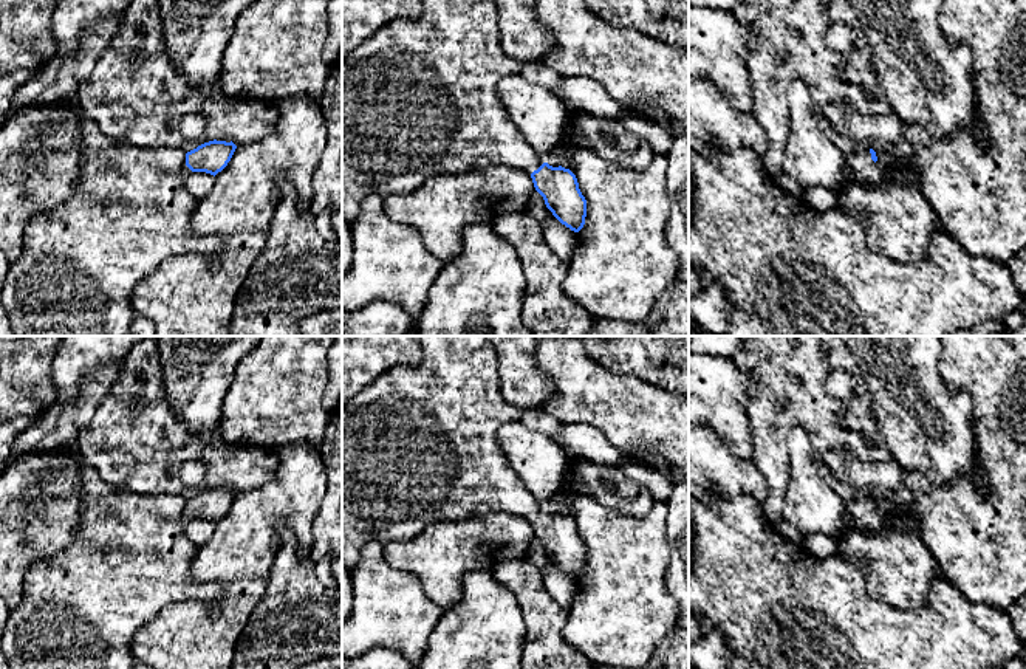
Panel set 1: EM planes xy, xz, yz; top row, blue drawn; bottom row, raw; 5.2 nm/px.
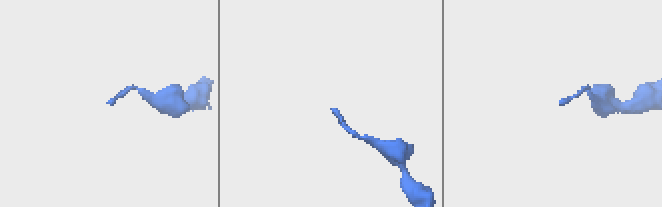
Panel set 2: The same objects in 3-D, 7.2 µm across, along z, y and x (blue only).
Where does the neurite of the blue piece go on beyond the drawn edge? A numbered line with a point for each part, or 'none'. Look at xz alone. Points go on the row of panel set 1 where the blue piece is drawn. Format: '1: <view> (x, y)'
1: xz (420, 96)

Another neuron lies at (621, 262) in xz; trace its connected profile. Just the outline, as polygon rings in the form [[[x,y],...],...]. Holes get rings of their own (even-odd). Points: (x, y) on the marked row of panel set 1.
[[[566,124],[560,141],[565,147],[560,166],[576,175],[587,200],[587,217],[583,228],[576,232],[576,246],[562,283],[563,293],[596,319],[642,321],[658,296],[678,280],[678,256],[665,240],[670,214],[665,156],[653,155],[645,169],[628,170],[579,146],[574,133]]]

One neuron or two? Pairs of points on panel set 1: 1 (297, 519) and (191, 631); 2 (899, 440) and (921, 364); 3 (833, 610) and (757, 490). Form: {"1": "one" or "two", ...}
{"1": "one", "2": "one", "3": "two"}

